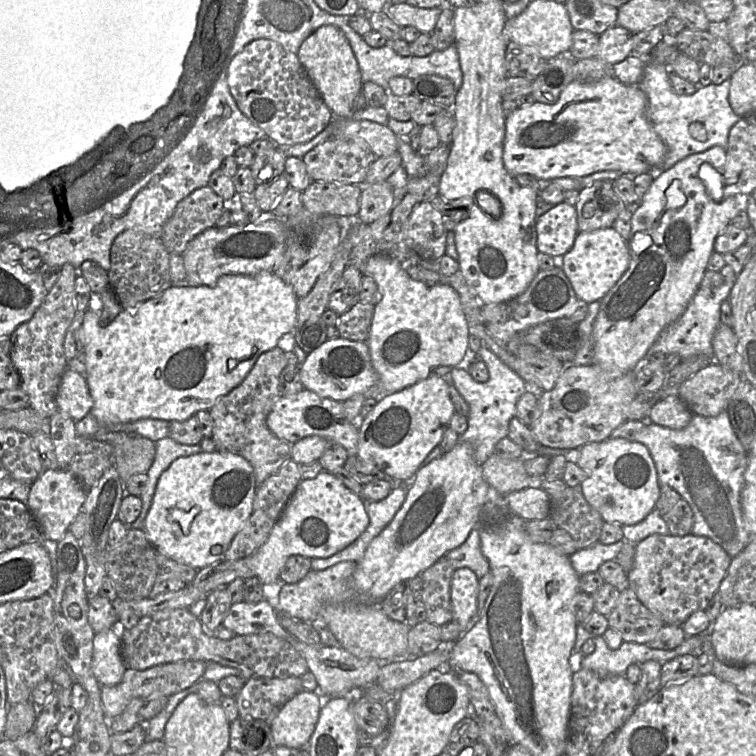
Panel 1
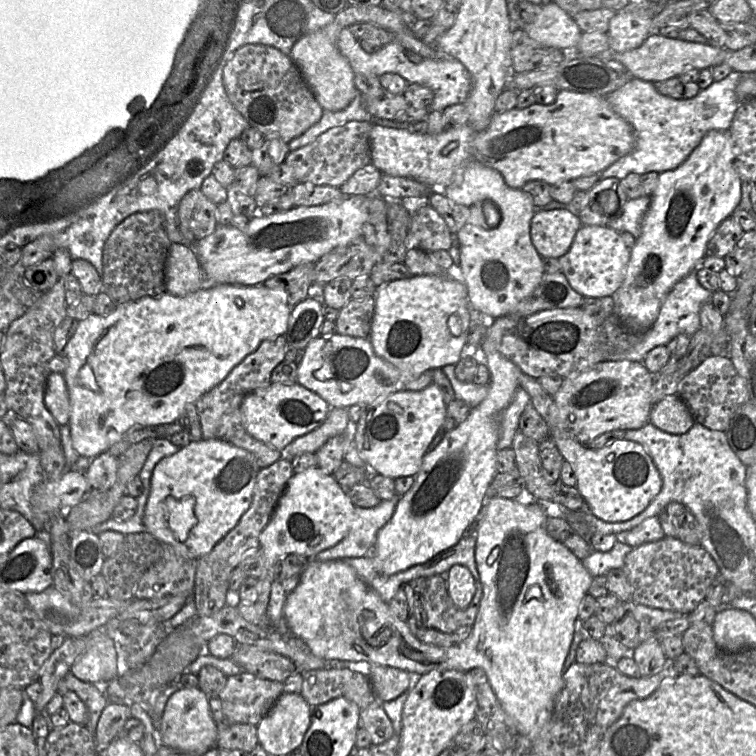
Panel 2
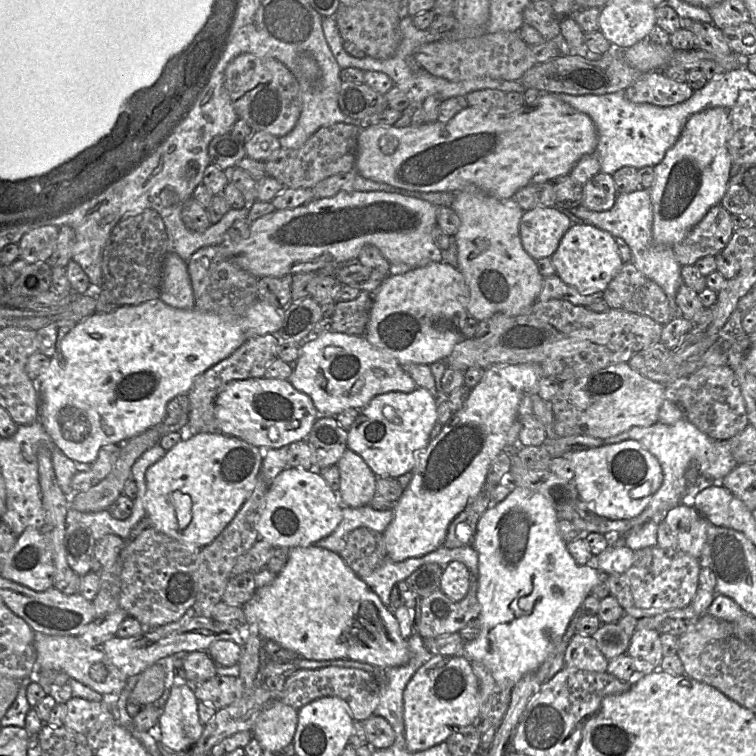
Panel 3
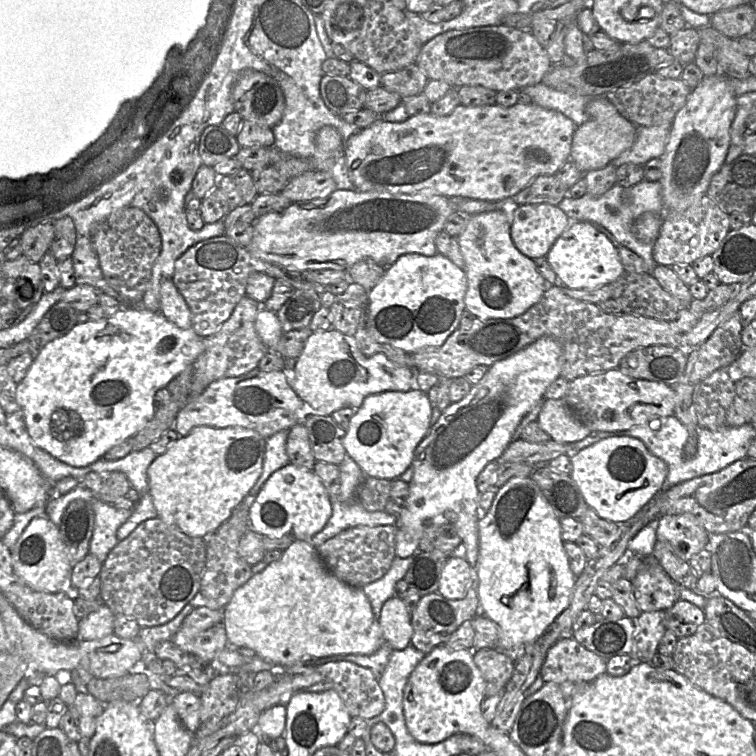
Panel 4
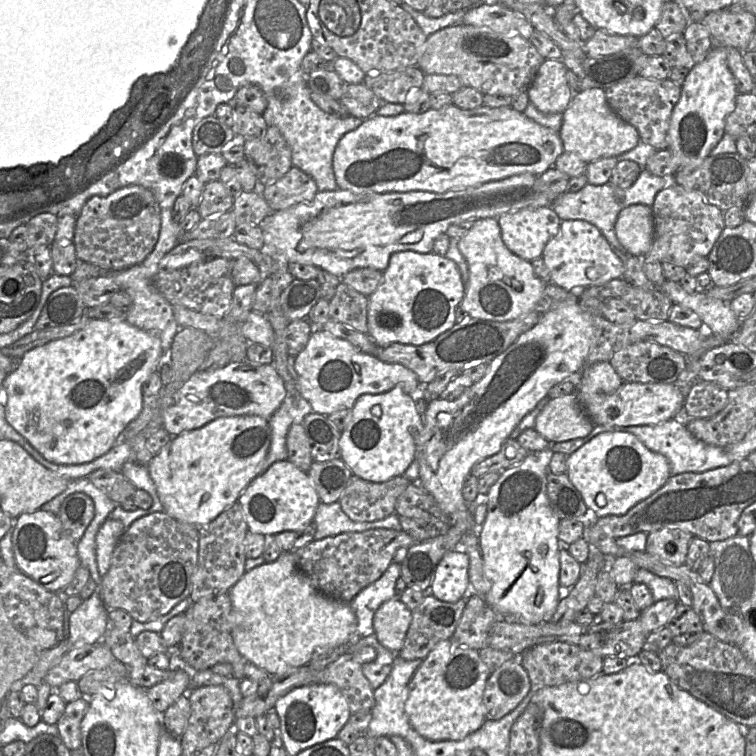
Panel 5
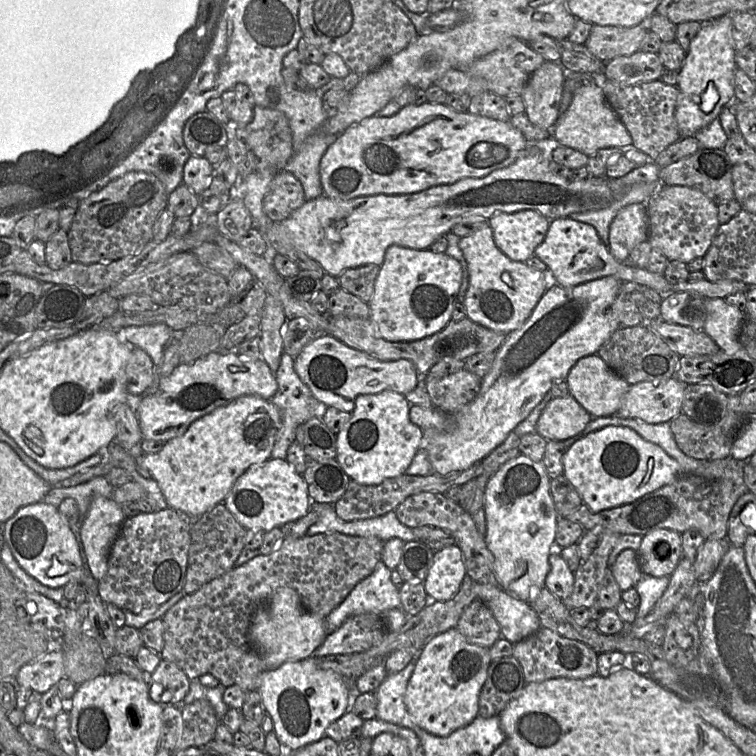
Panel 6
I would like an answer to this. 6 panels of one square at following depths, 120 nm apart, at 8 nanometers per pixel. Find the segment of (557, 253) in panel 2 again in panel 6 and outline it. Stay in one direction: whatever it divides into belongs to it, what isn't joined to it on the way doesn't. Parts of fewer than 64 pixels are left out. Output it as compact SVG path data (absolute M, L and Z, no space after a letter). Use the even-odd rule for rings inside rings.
M535 210L497 213L487 222L497 248L508 258L525 262L543 242L550 221Z

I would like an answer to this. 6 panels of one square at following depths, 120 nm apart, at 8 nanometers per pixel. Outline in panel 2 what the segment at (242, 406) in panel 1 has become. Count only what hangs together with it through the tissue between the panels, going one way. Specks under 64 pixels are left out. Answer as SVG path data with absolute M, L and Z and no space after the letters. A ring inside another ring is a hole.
M284 335L263 341L258 348L236 365L227 377L201 396L194 404L200 418L203 439L218 439L251 452L260 468L282 458L281 451L251 436L243 425L241 404L246 395L268 387L273 369L285 359L287 340Z

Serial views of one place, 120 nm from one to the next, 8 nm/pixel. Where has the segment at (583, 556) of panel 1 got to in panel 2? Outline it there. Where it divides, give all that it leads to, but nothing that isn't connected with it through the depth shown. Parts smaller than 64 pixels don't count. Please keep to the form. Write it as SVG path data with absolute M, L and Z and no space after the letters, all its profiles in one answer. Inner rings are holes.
M619 539L611 550L592 550L589 556L581 561L593 577L605 576L612 569L623 568L625 558L632 550L630 545Z

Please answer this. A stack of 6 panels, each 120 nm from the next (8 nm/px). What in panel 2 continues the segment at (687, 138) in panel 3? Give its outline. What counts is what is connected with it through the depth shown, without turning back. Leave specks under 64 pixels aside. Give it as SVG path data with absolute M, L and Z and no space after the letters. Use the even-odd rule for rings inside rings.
M710 130L682 164L673 170L659 173L657 187L651 195L642 222L641 234L631 249L625 278L611 296L614 300L614 314L624 329L640 333L653 326L667 294L677 282L694 271L705 257L707 243L715 230L738 208L742 196L741 186L742 181L733 167L729 130Z

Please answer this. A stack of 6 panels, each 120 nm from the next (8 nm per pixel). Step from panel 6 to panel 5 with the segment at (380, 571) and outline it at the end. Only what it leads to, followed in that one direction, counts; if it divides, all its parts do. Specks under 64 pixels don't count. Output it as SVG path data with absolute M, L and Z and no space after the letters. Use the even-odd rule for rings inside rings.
M392 562L379 579L362 589L350 602L357 618L358 636L374 634L374 615L383 603L396 598L395 584L400 576L401 564Z

